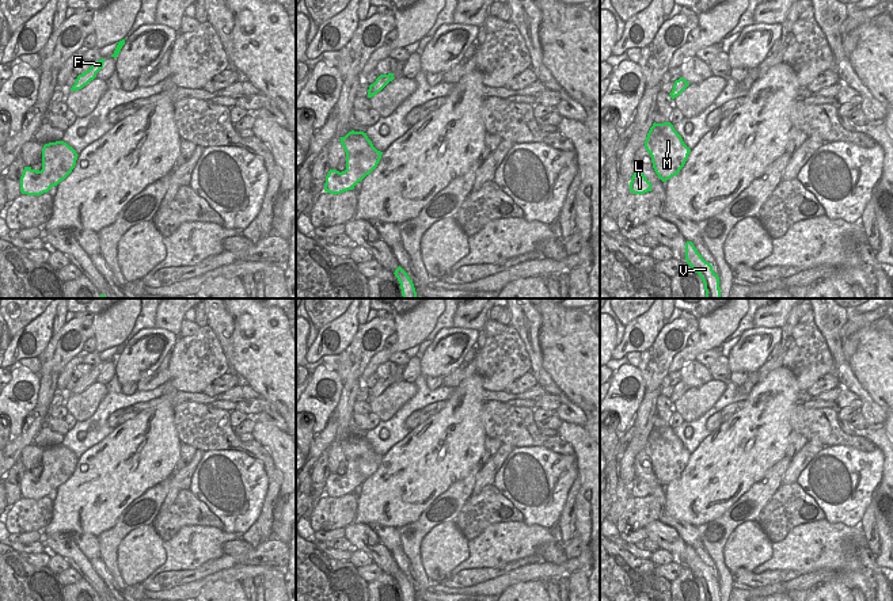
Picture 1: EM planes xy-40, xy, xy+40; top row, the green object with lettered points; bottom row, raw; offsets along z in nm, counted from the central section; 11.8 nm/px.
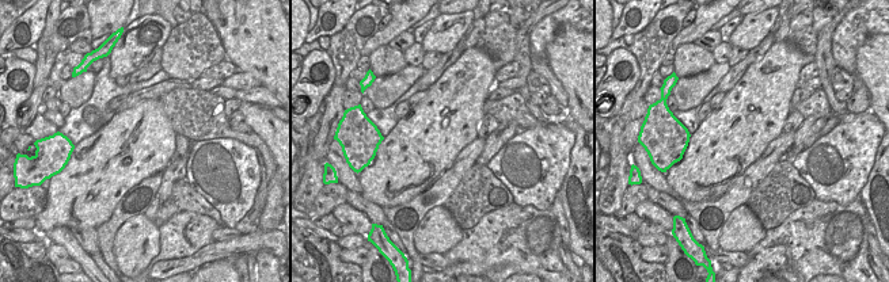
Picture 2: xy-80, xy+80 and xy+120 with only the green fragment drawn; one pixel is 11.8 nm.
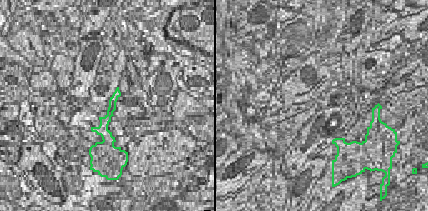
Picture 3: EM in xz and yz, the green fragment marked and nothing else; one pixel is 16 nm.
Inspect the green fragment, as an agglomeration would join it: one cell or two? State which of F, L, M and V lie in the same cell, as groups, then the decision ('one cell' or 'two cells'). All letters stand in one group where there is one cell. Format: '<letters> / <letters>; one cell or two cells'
F M V / L; two cells

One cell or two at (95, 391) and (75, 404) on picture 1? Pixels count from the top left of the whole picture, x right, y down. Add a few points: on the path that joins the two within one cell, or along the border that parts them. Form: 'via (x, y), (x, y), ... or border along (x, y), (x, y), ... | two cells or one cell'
via (90, 396), (80, 404) | one cell

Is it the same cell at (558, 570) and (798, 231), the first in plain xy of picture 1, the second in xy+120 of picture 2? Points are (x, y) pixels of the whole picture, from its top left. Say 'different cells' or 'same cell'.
different cells

